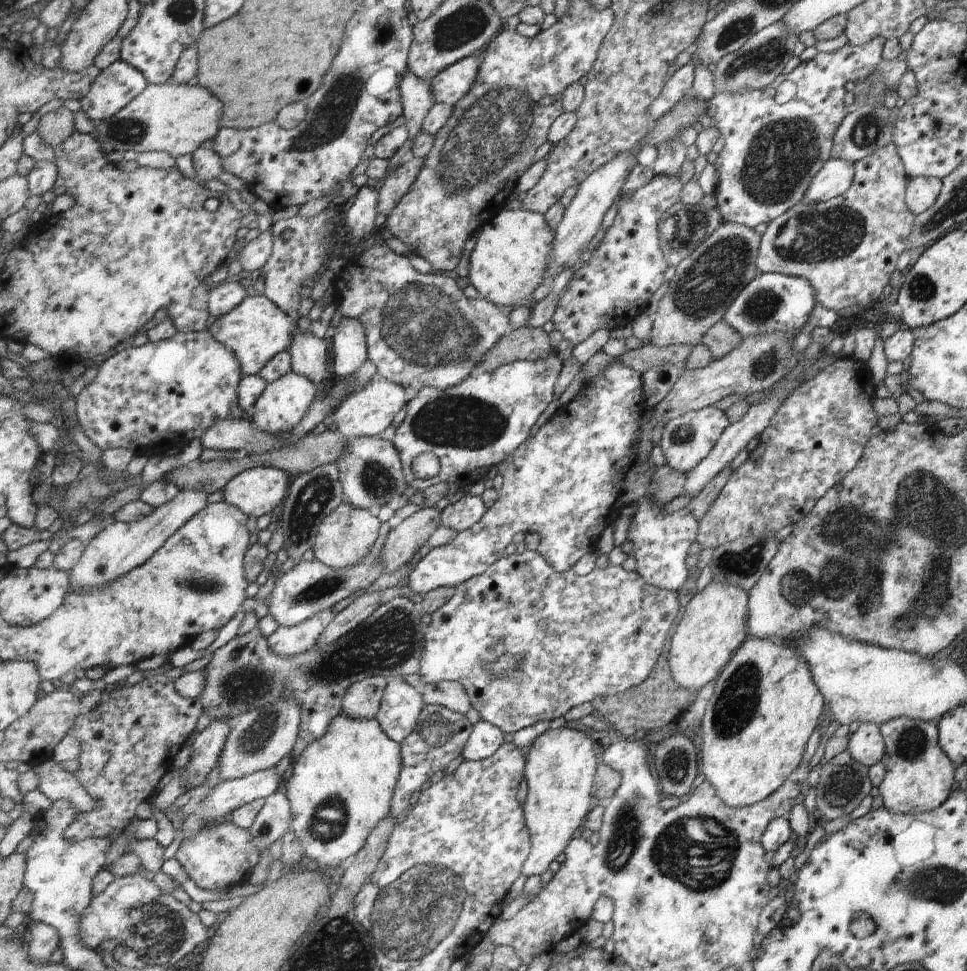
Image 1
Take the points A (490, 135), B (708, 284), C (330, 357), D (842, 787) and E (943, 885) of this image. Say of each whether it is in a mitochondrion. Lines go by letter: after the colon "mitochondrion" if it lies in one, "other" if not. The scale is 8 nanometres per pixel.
A: mitochondrion
B: mitochondrion
C: other
D: mitochondrion
E: mitochondrion

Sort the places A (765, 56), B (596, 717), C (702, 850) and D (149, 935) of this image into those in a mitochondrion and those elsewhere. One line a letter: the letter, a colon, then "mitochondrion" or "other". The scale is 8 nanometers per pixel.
A: mitochondrion
B: other
C: mitochondrion
D: mitochondrion

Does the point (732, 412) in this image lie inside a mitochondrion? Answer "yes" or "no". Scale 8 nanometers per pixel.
no

